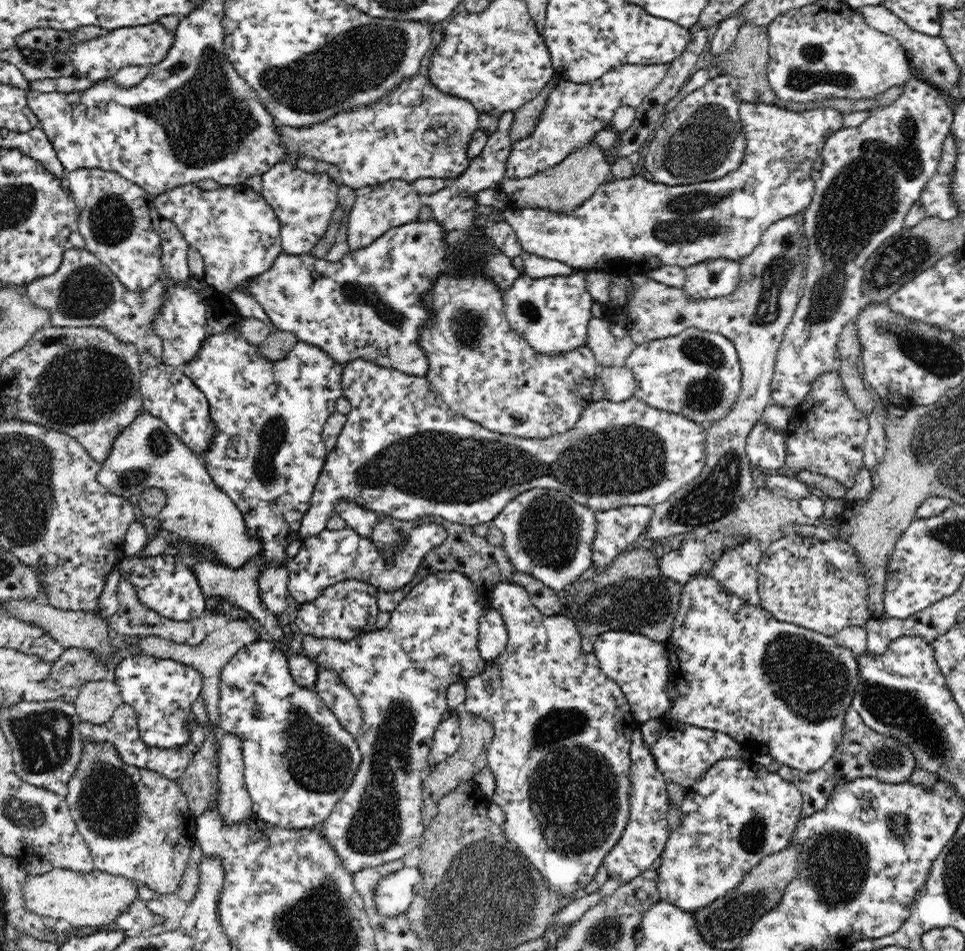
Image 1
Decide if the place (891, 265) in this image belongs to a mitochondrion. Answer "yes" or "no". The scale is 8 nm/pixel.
yes

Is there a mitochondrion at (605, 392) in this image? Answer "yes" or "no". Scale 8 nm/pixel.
no

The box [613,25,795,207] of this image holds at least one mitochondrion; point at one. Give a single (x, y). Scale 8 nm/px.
(704, 142)

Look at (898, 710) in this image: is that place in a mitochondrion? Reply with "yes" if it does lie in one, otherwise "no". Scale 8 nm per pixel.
yes

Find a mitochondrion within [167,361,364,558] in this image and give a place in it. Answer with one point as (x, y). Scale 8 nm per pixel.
(266, 472)

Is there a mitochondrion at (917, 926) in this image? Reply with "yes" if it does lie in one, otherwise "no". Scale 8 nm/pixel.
no

